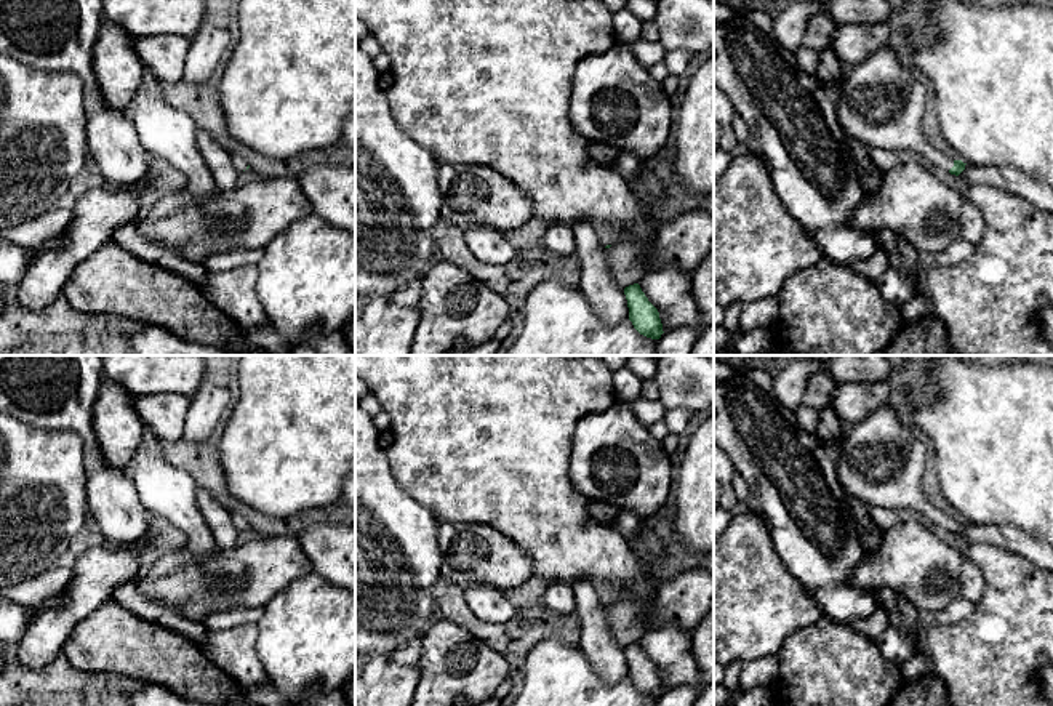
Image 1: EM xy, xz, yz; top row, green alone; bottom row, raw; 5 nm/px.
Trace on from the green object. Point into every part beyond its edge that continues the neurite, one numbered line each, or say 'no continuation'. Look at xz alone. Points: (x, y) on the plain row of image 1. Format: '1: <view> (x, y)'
no continuation

